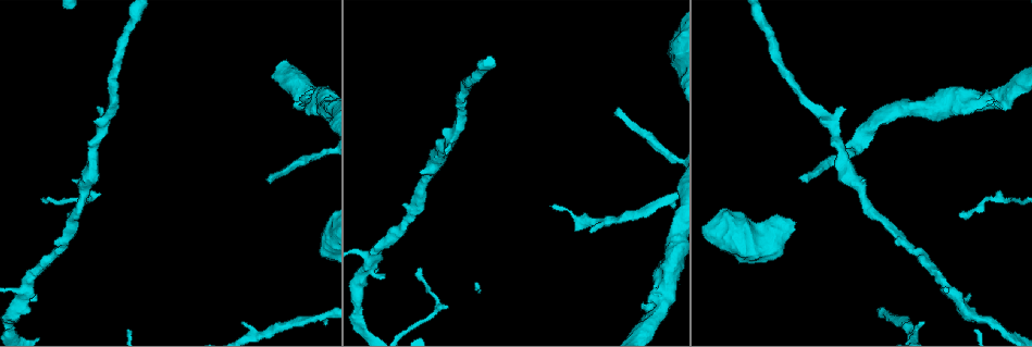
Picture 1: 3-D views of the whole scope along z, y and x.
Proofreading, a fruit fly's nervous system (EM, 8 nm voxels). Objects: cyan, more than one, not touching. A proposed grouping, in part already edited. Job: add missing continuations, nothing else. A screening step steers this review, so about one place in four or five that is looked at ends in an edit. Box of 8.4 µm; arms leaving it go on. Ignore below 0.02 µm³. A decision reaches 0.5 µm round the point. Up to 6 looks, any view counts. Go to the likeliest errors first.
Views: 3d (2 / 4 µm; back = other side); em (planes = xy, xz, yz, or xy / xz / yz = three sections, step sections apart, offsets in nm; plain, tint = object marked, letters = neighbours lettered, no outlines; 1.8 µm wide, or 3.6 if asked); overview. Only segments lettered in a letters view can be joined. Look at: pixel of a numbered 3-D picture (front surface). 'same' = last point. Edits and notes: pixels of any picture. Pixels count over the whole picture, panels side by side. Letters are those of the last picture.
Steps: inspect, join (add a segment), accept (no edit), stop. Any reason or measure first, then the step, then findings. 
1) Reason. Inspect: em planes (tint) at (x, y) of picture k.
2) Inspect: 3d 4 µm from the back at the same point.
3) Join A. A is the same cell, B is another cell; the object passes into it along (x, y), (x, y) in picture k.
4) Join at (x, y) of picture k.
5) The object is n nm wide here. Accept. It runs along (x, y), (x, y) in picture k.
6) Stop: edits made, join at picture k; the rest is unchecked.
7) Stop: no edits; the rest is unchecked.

Free end. Inspect: 3d 4 µm at (270, 176) of picture 1.

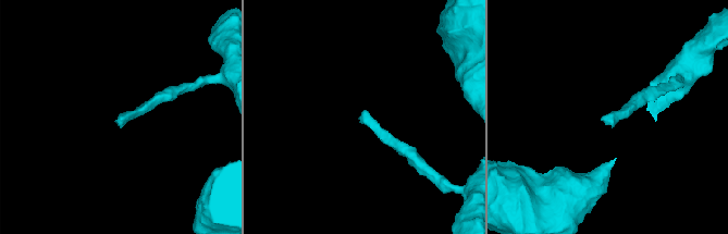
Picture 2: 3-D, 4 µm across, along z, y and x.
Need the tissue. Inspect: em planes (letters) at (118, 120) of picture 2.

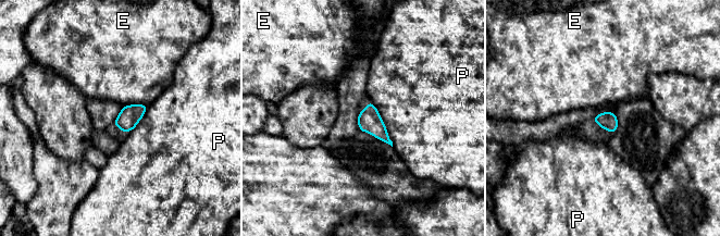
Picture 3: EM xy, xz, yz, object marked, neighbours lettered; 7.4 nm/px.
The object is 140 nm wide here. Accept. E and P are other cells; a border runs along (147, 104), (125, 104), (123, 107) in picture 3; no lettered segment goes on from it.

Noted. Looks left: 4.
An open end. Inspect: em planes (letters) at (843, 108) of picture 1.

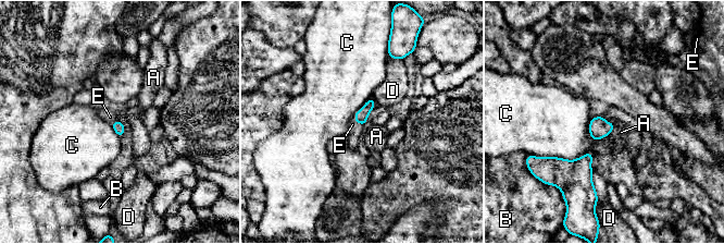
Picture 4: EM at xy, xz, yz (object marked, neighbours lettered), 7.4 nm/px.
Join at (354, 126) of picture 4. E is the same cell, A, B, C and D are other cells; the object passes into it along (361, 117), (359, 123), (354, 126) in picture 4; it goes on there.

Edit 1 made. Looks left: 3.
Redraw. Inspect: overview.

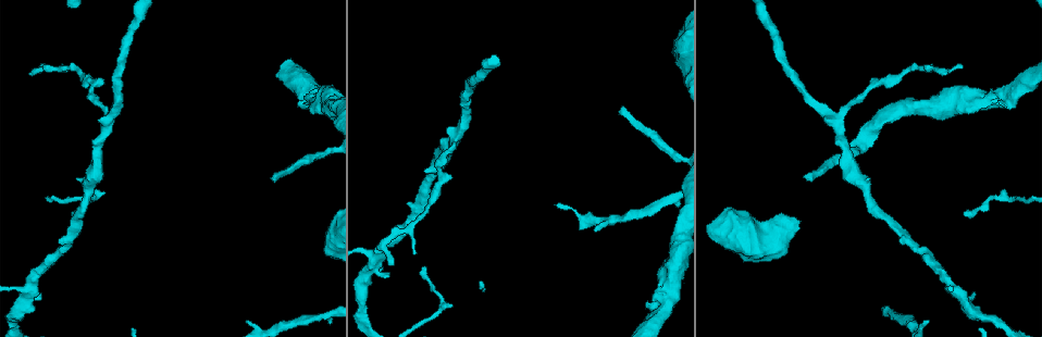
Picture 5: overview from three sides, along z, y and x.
Inspect: em planes (letters) at (377, 254) of picture 5.

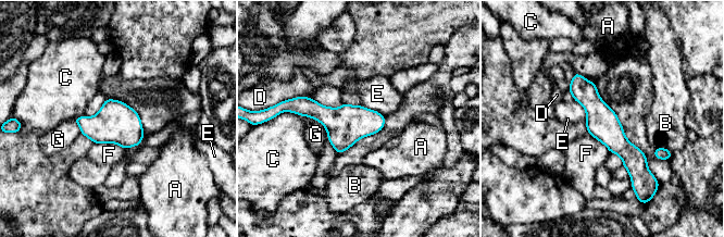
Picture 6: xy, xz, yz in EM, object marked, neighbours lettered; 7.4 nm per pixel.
Accept. A, B, C, D, E, F and G are other cells; a border runs along (360, 104), (376, 110), (384, 116) in picture 6; none of them fits.

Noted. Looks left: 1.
Stop: edits made, join at picture 4; the rest is unchecked.

